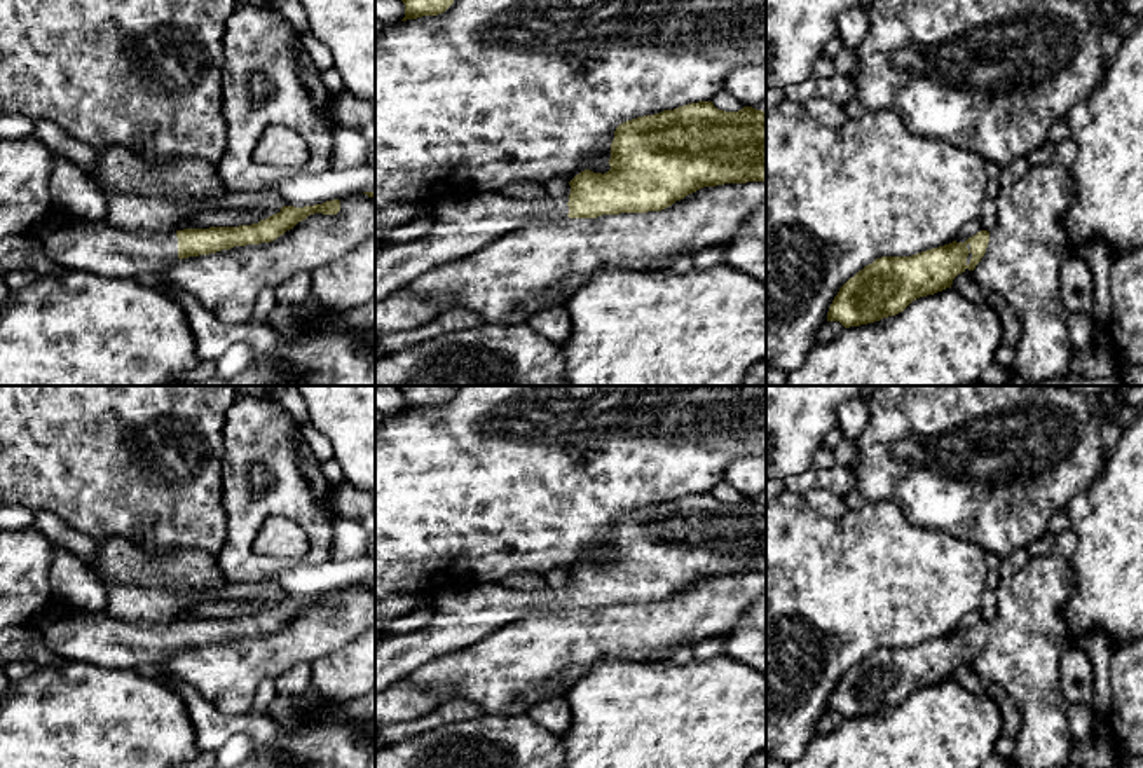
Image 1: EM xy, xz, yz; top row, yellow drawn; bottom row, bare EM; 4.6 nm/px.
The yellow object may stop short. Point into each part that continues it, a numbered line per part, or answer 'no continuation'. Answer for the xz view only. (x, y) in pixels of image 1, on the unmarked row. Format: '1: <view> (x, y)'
1: xz (463, 615)

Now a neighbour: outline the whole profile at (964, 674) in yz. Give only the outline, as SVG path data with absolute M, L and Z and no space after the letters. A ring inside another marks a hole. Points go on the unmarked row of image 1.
M967 663L958 665L953 670L951 677L974 695L986 693L986 684L975 675L975 672Z

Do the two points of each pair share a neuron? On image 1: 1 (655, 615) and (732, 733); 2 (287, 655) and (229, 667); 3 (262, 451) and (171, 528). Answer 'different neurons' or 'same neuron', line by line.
1: different neurons
2: same neuron
3: different neurons

